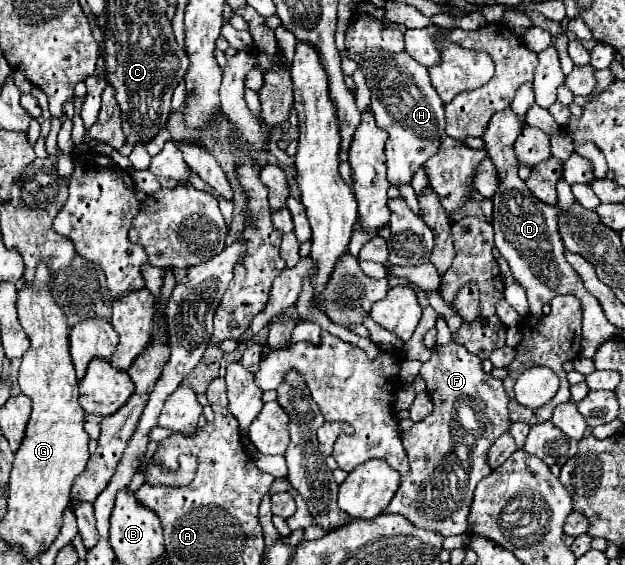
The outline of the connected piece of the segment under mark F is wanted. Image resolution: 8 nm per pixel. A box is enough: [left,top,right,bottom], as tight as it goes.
[385,343,511,537]

